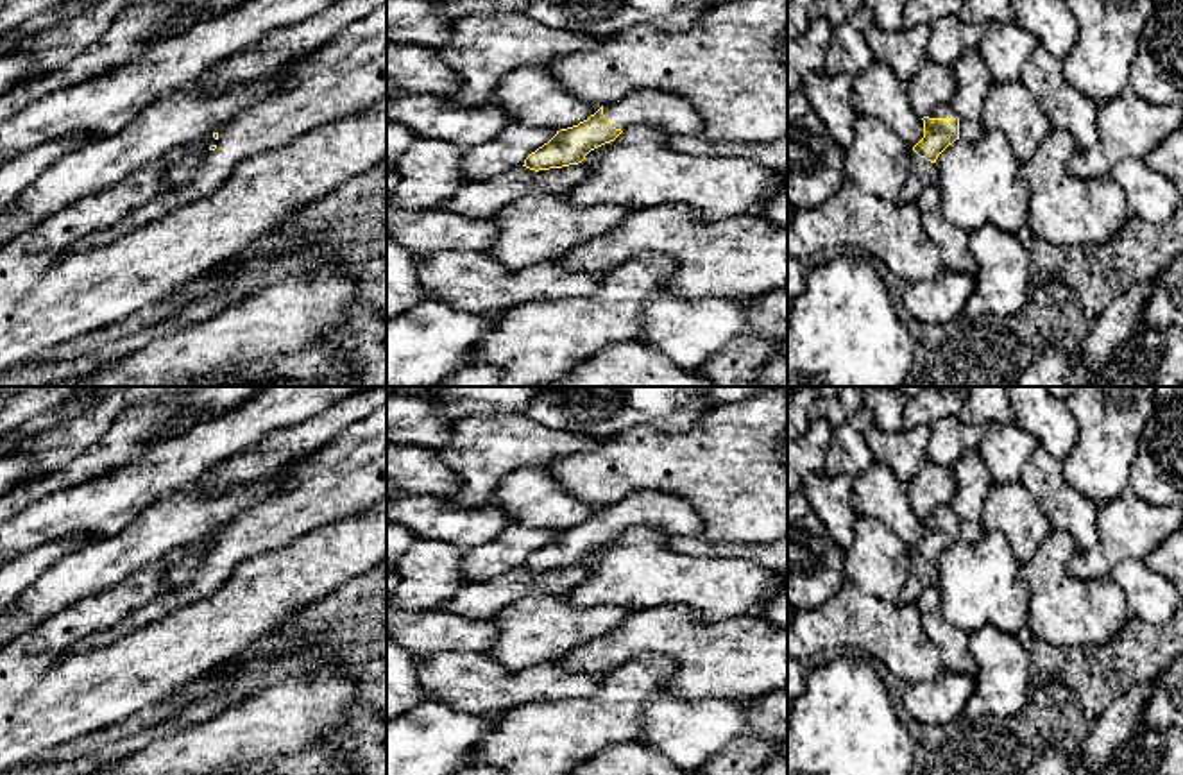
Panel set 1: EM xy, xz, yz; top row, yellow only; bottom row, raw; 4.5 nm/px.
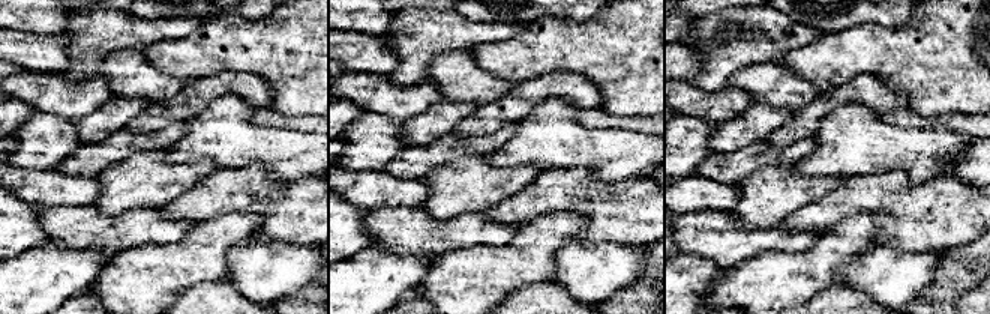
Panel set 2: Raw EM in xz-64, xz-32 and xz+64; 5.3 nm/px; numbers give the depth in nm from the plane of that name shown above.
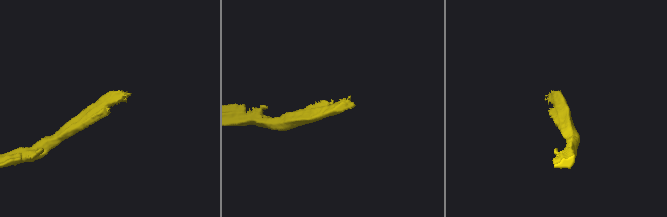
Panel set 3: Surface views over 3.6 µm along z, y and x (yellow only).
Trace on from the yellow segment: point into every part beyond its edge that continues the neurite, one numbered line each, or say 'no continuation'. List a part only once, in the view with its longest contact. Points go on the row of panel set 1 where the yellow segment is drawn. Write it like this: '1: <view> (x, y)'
1: xz (672, 113)

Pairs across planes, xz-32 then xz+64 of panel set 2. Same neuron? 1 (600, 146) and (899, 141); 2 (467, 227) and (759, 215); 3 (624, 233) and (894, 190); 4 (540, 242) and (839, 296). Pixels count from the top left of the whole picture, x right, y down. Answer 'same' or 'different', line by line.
1: same
2: different
3: same
4: different

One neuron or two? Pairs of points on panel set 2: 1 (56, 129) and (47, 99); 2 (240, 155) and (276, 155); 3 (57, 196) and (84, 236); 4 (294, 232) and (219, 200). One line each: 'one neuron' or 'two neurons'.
1: two neurons
2: one neuron
3: two neurons
4: one neuron

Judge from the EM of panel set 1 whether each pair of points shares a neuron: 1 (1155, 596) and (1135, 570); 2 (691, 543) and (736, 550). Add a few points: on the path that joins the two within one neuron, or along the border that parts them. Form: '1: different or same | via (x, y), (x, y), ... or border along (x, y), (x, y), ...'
1: same | via (1148, 589), (1135, 577)
2: same | via (702, 548), (725, 548)

